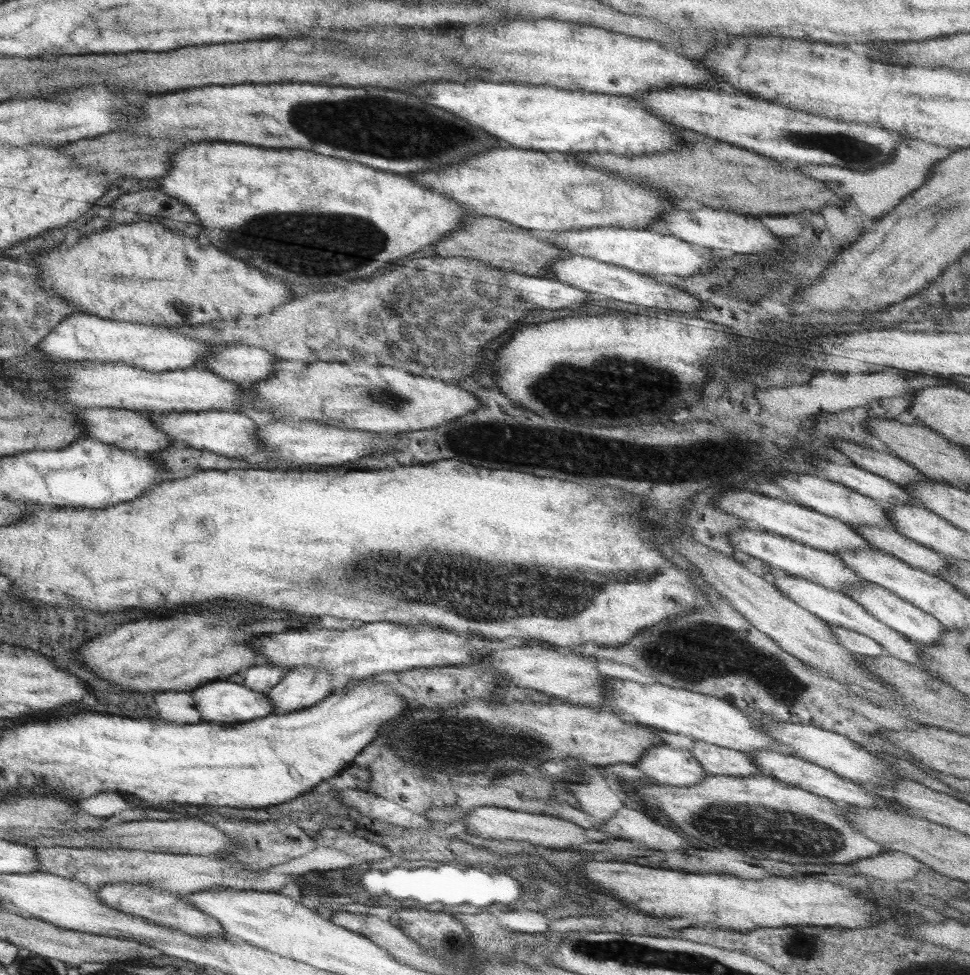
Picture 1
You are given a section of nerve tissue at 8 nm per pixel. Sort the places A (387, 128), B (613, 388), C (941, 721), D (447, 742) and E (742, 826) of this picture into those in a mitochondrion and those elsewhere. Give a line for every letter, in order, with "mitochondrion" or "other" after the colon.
A: mitochondrion
B: mitochondrion
C: other
D: mitochondrion
E: mitochondrion

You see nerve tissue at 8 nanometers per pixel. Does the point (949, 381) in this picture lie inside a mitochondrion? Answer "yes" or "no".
no

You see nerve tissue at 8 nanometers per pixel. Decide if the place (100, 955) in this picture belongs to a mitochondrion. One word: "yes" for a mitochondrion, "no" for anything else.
no

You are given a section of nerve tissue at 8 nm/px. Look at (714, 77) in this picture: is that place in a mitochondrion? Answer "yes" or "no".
no

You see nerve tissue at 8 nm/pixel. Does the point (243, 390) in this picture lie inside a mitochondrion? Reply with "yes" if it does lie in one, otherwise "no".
no

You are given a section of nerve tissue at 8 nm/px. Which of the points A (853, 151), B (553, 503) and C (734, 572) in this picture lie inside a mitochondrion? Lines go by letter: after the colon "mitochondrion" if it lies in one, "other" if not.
A: mitochondrion
B: other
C: other

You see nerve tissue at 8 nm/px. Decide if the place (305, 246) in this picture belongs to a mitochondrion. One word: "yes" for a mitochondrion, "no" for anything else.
yes

